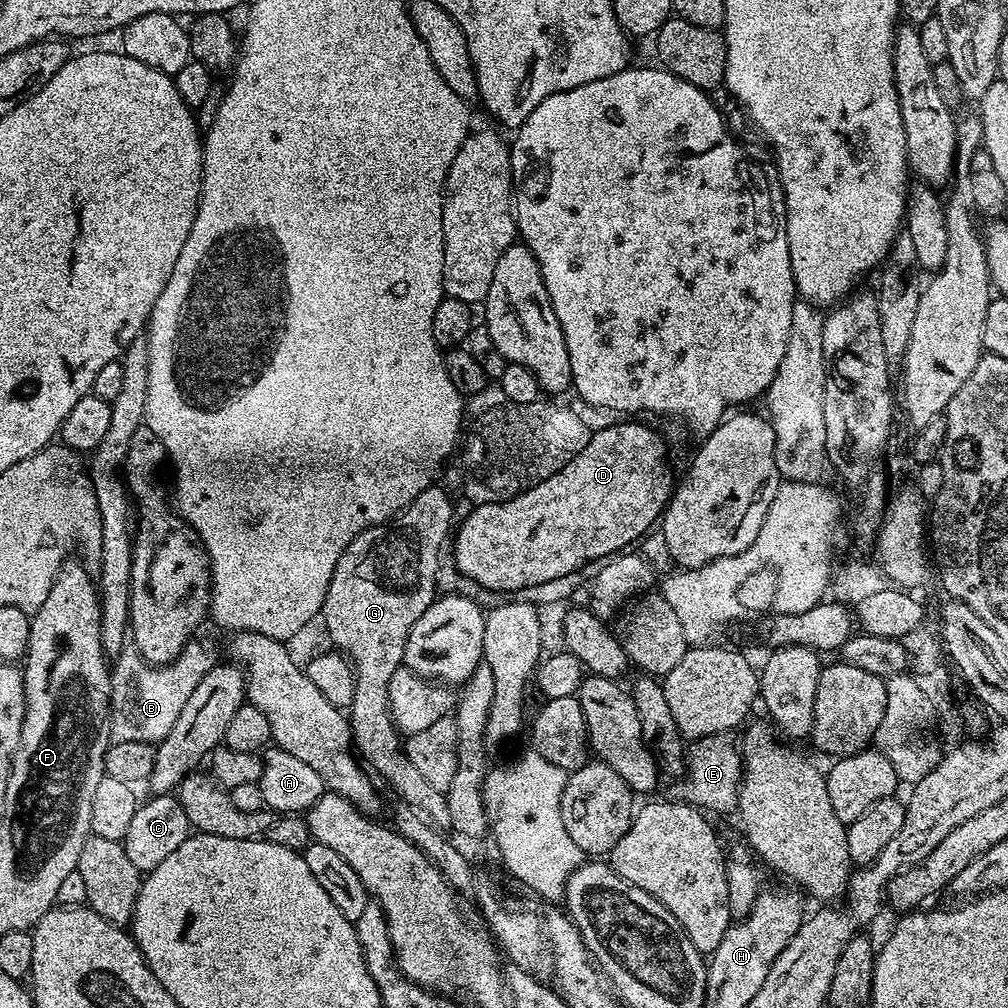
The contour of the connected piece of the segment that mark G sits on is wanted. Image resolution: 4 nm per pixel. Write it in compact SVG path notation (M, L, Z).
M440 486L422 490L422 494L418 494L418 498L414 498L414 502L410 502L410 506L399 516L393 516L385 524L374 524L364 529L356 535L354 542L350 542L350 546L346 546L342 558L338 558L338 566L334 566L334 574L330 578L330 586L326 590L322 609L324 628L328 631L329 642L332 643L329 645L335 651L347 656L356 674L354 702L351 708L347 709L346 715L352 725L352 742L359 759L377 777L380 775L412 807L409 809L415 815L437 830L451 829L448 797L445 793L434 790L434 786L430 786L430 782L426 782L426 778L422 778L422 774L414 770L410 758L404 752L405 741L394 726L388 703L390 678L394 670L398 670L404 663L406 638L410 638L414 622L422 618L424 611L437 597L436 576L442 569L440 547L447 540L449 543L453 528L451 498L440 489Z

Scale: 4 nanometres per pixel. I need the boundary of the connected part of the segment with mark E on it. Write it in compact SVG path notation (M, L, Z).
M728 734L707 736L691 741L686 752L686 775L679 781L675 795L683 803L693 805L705 813L737 811L742 779L742 752Z

